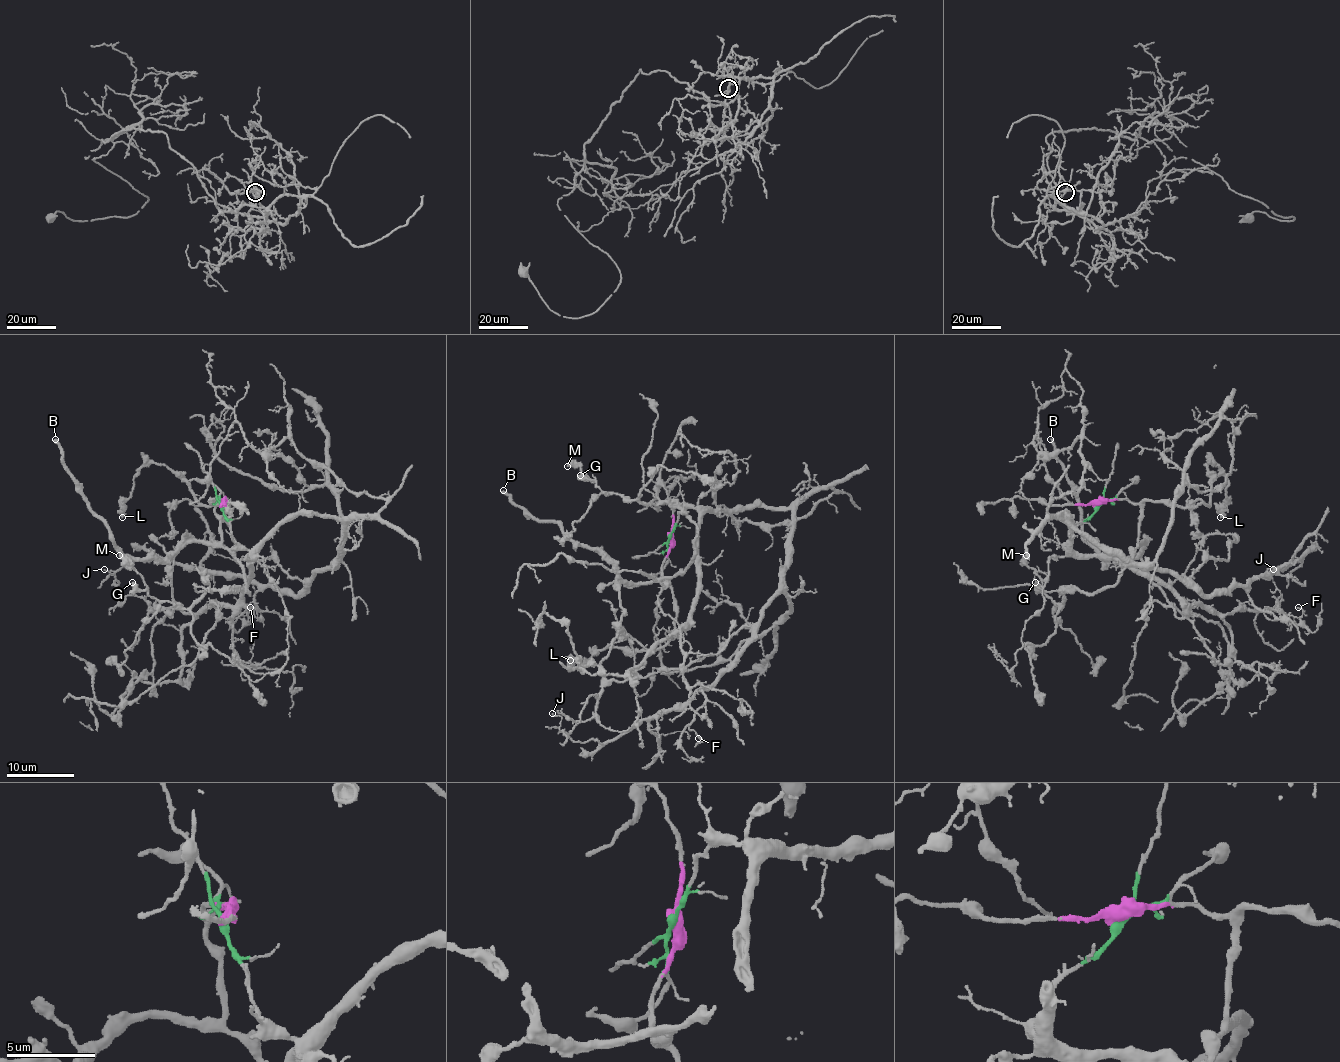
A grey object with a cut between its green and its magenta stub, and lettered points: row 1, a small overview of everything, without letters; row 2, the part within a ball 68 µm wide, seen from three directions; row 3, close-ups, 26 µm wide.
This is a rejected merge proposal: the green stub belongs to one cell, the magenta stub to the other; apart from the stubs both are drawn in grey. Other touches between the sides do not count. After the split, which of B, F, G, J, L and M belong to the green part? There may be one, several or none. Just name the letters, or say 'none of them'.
F, J

